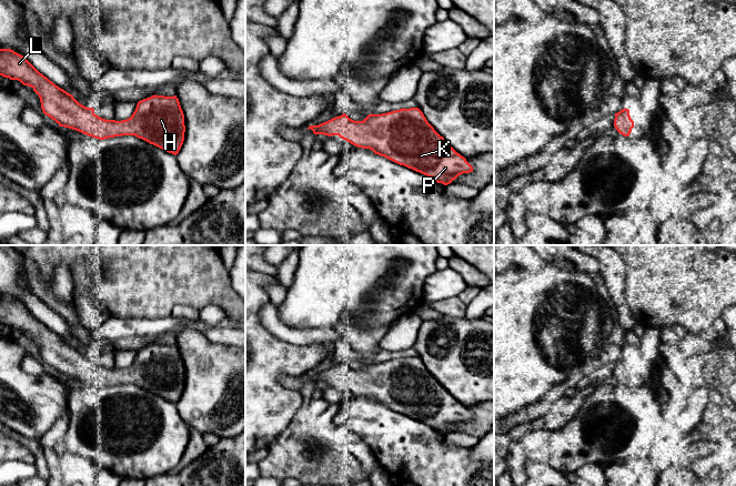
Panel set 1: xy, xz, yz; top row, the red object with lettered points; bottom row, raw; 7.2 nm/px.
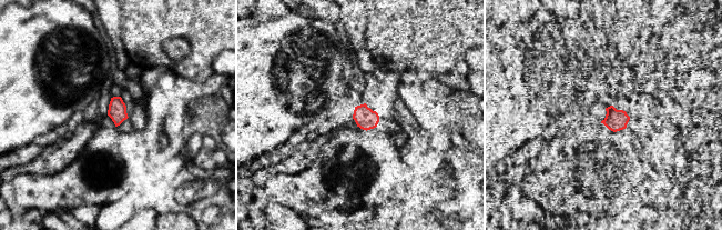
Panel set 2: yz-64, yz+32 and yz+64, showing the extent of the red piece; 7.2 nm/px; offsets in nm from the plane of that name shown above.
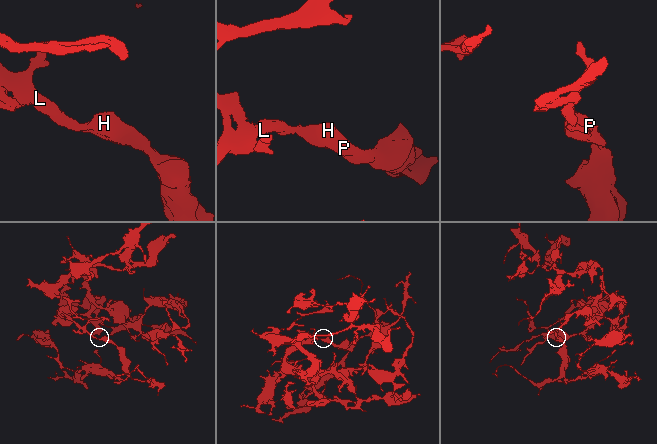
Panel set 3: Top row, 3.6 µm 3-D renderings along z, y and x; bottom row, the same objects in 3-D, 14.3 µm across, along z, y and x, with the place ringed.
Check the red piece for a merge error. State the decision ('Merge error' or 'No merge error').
No merge error

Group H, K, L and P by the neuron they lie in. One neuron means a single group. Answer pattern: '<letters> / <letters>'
H K L P

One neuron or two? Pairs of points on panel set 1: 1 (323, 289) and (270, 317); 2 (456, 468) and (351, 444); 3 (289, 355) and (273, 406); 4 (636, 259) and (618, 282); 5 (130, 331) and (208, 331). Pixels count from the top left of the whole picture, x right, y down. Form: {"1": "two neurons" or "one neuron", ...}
{"1": "two neurons", "2": "two neurons", "3": "one neuron", "4": "two neurons", "5": "one neuron"}

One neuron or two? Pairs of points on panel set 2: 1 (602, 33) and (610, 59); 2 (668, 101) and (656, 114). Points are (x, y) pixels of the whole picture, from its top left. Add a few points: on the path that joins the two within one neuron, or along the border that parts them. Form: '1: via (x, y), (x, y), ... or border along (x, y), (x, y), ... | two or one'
1: via (604, 40), (609, 52) | one
2: border along (644, 91), (658, 104), (670, 123) | two

